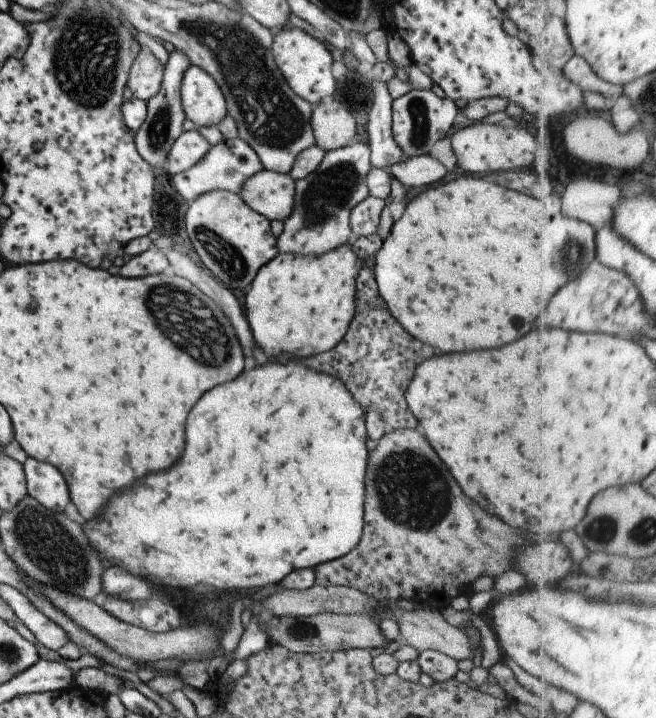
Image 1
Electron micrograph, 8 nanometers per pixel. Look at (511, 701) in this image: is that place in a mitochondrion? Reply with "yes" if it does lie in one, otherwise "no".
no

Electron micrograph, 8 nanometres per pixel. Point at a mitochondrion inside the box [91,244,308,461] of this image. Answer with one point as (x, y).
(189, 322)

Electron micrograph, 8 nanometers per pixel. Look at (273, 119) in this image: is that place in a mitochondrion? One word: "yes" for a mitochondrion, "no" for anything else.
yes

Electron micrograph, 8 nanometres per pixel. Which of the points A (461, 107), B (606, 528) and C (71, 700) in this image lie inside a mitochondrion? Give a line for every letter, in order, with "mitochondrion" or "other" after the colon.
A: other
B: mitochondrion
C: other

